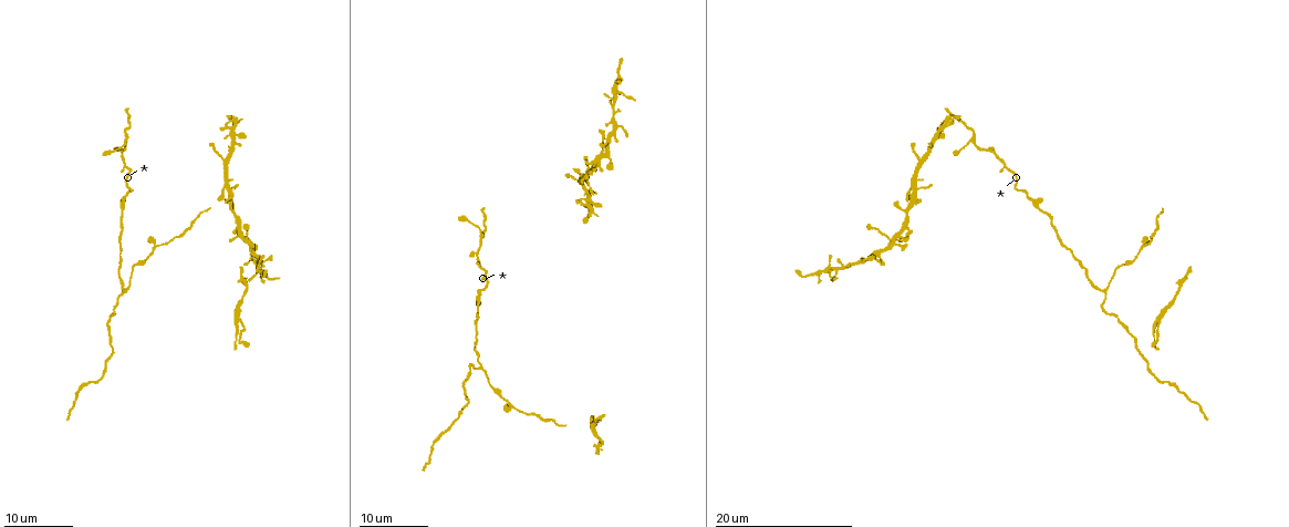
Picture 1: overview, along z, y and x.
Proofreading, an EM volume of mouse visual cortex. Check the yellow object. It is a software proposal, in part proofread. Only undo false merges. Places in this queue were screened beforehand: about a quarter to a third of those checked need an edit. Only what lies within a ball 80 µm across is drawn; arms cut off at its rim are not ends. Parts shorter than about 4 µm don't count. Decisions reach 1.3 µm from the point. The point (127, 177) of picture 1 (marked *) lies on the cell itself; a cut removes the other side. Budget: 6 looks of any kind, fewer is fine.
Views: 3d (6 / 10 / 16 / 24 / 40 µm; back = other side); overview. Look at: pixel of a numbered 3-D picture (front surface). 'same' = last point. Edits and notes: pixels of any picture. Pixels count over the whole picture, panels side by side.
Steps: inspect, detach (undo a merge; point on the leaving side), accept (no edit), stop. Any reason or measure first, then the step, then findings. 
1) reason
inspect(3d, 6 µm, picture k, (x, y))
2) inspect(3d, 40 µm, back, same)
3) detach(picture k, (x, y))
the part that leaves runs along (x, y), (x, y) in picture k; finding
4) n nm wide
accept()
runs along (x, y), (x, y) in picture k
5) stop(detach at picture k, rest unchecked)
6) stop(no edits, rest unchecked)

side arm on a straight run
inspect(3d, 16 µm, picture 1, (1144, 246))

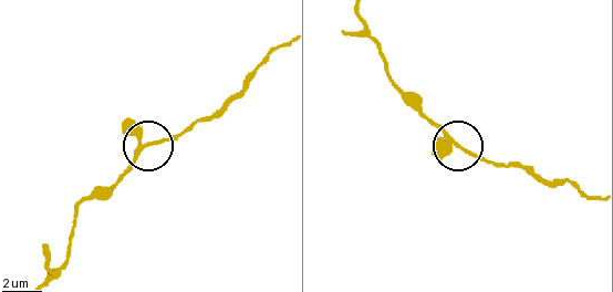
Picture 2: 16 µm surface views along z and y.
inspect(3d, 10 µm, picture 2, (150, 145))

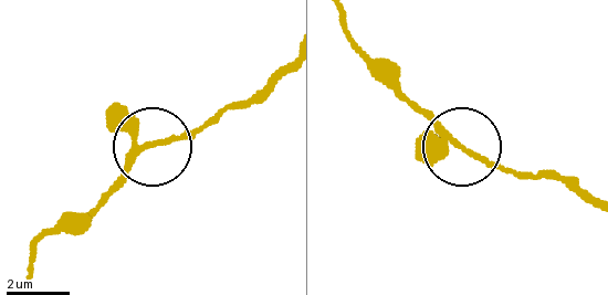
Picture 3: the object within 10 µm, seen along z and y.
accept()
runs along (24, 275), (38, 238), (72, 227), (136, 156), (212, 124) in picture 3; continuous, no second cell

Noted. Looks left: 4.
three-way junction
inspect(3d, 24 µm, picture 1, (239, 318))

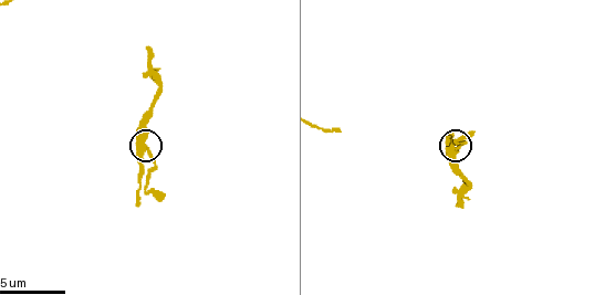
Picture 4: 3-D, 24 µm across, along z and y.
inspect(3d, 6 µm, picture 4, (143, 149))

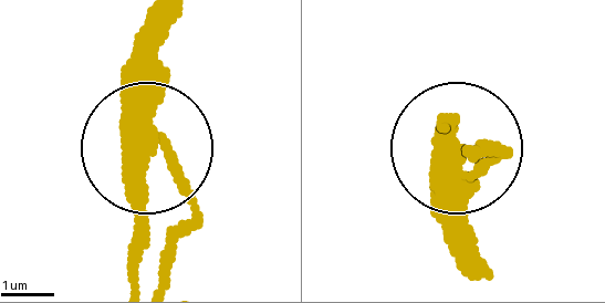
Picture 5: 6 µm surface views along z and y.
accept()
all the same cell

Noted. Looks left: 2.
stop(no edits, rest unchecked)

